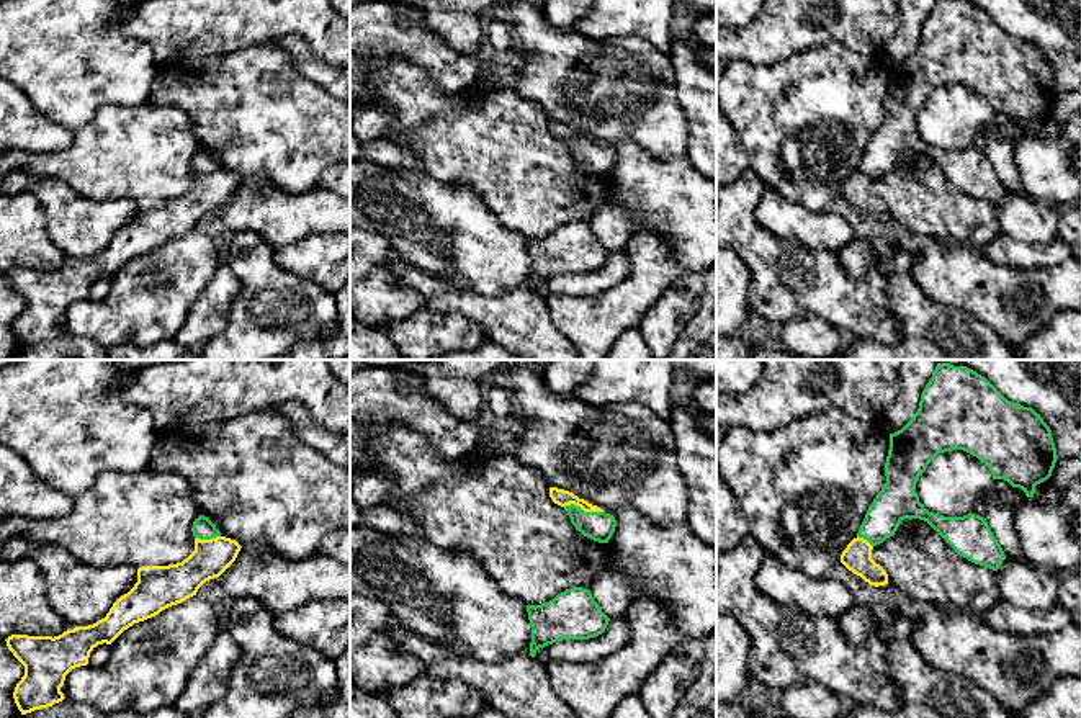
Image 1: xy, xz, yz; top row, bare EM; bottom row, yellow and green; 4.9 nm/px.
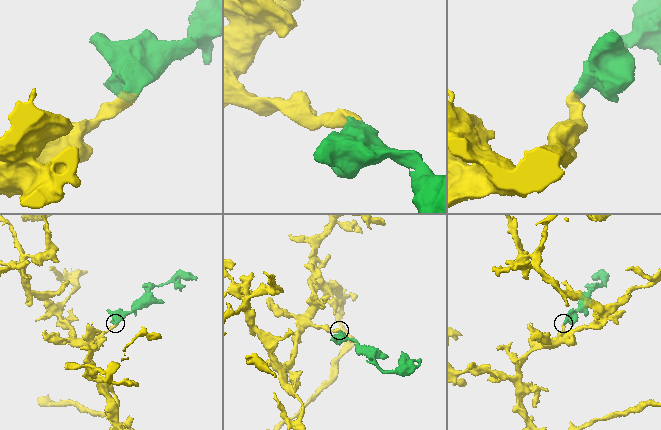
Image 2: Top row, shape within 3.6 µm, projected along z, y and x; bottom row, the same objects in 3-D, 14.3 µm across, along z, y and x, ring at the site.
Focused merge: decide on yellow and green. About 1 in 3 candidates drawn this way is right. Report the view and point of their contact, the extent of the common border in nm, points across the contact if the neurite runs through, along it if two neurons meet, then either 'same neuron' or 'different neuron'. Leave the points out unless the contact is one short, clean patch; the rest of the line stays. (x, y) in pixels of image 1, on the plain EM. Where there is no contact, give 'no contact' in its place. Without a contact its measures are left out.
contact xz (584, 144); length 190 nm; way xz (563, 131), (584, 144), (597, 159); same neuron

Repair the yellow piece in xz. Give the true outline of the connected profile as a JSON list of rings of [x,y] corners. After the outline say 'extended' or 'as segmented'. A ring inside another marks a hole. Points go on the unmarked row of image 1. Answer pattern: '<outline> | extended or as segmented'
[[[549,121],[549,131],[567,146],[571,157],[584,170],[608,177],[617,160],[613,149],[564,123]]] | extended

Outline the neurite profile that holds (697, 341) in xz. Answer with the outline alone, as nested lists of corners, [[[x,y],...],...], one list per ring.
[[[716,262],[700,275],[705,288],[698,309],[664,360],[716,360]]]

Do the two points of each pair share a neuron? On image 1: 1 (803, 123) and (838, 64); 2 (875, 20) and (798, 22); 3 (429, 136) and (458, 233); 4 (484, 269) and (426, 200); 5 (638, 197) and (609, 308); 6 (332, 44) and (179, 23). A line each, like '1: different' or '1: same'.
1: same
2: same
3: different
4: same
5: same
6: same

